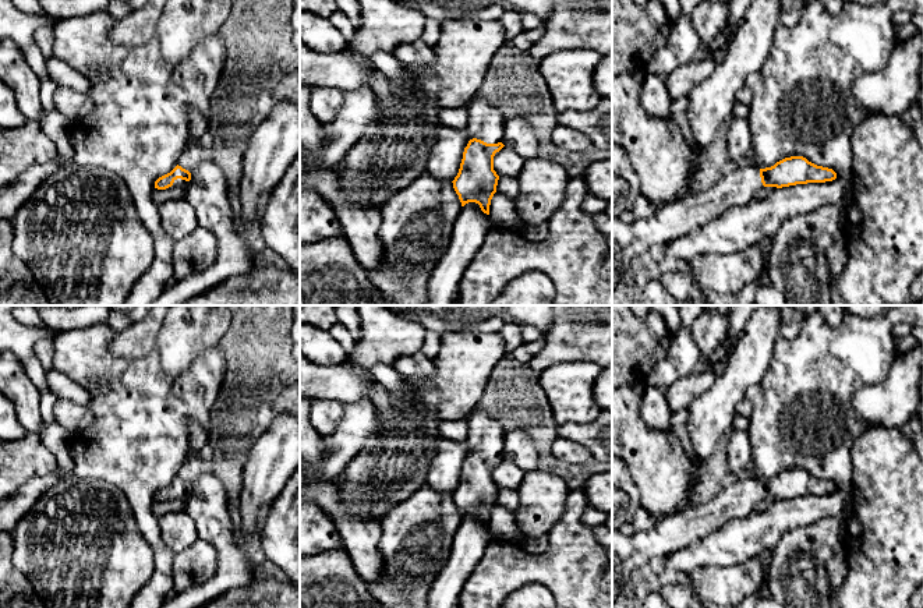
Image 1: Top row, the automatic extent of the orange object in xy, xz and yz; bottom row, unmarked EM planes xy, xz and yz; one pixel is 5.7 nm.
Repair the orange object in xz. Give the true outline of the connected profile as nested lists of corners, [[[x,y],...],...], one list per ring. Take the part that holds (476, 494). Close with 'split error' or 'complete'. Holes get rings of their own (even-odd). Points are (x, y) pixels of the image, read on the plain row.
[[[482,410],[467,418],[466,443],[470,453],[464,460],[459,485],[452,494],[462,519],[475,515],[489,527],[499,492],[494,482],[494,469],[505,459],[505,432],[502,424]]]; split error

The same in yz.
[[[803,469],[785,470],[765,481],[745,476],[701,508],[658,519],[646,531],[626,537],[612,530],[612,602],[639,566],[687,548],[731,519],[747,517],[763,498],[782,501],[835,491],[832,481],[817,478]]]; split error

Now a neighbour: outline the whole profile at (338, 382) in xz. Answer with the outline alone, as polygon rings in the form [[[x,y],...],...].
[[[300,353],[300,400],[332,399],[354,403],[372,397],[376,381],[358,377],[347,365],[316,365]]]

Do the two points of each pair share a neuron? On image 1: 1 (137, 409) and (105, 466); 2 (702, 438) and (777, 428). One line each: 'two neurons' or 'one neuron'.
1: one neuron
2: two neurons

